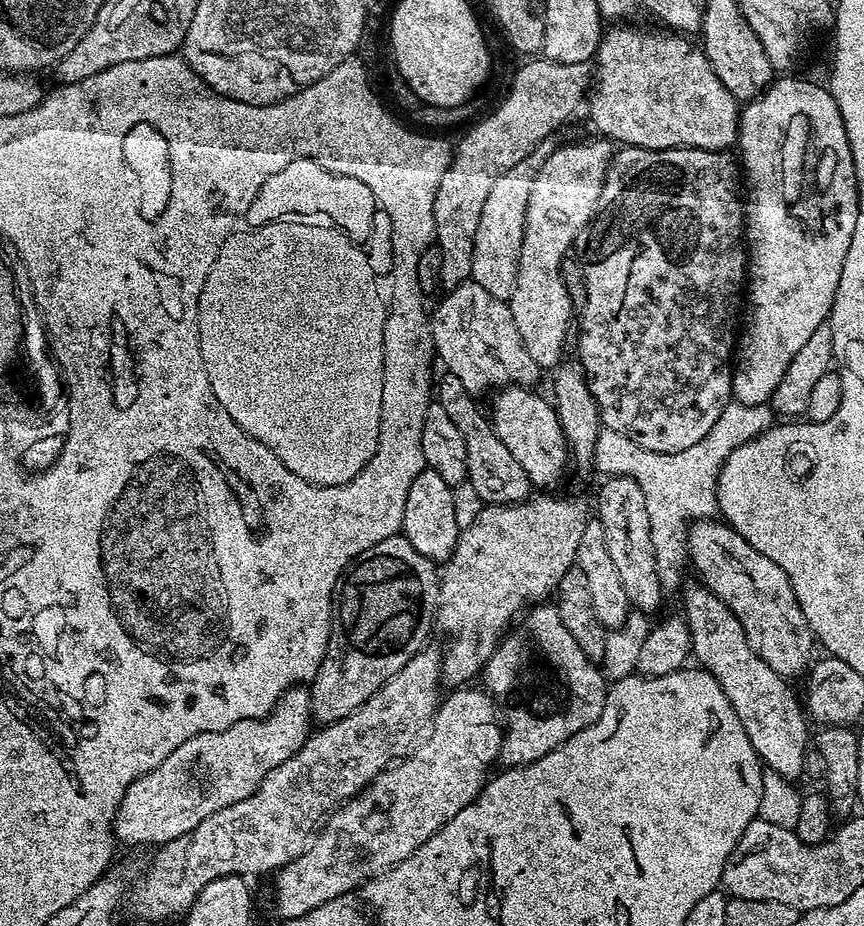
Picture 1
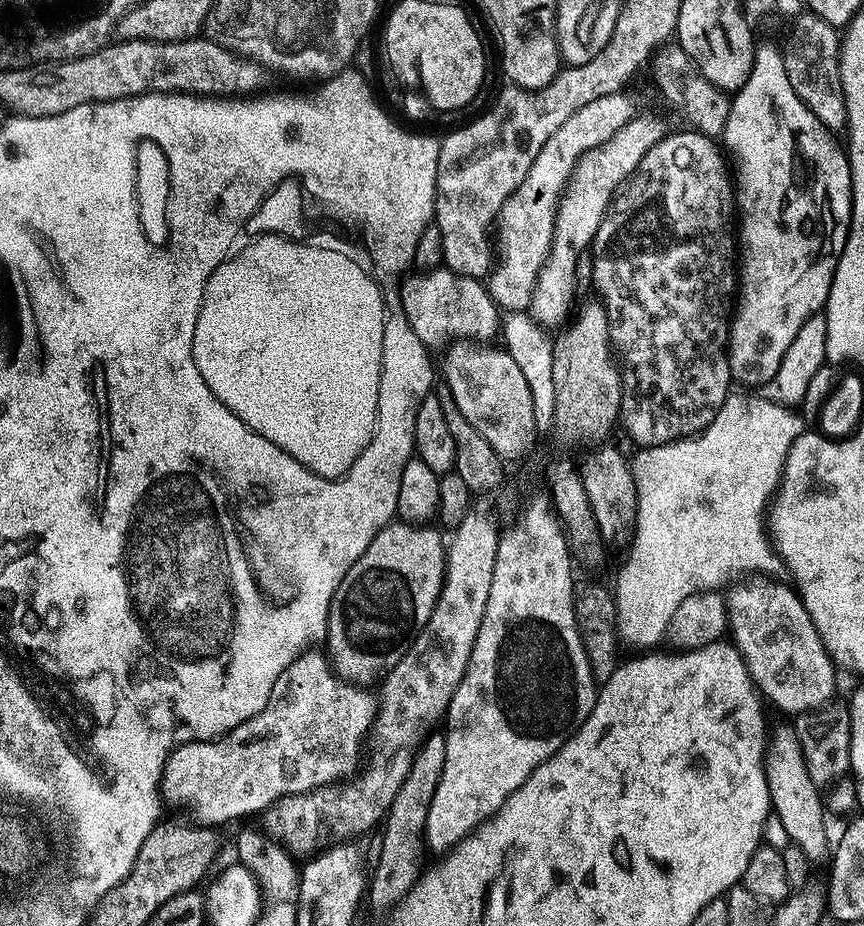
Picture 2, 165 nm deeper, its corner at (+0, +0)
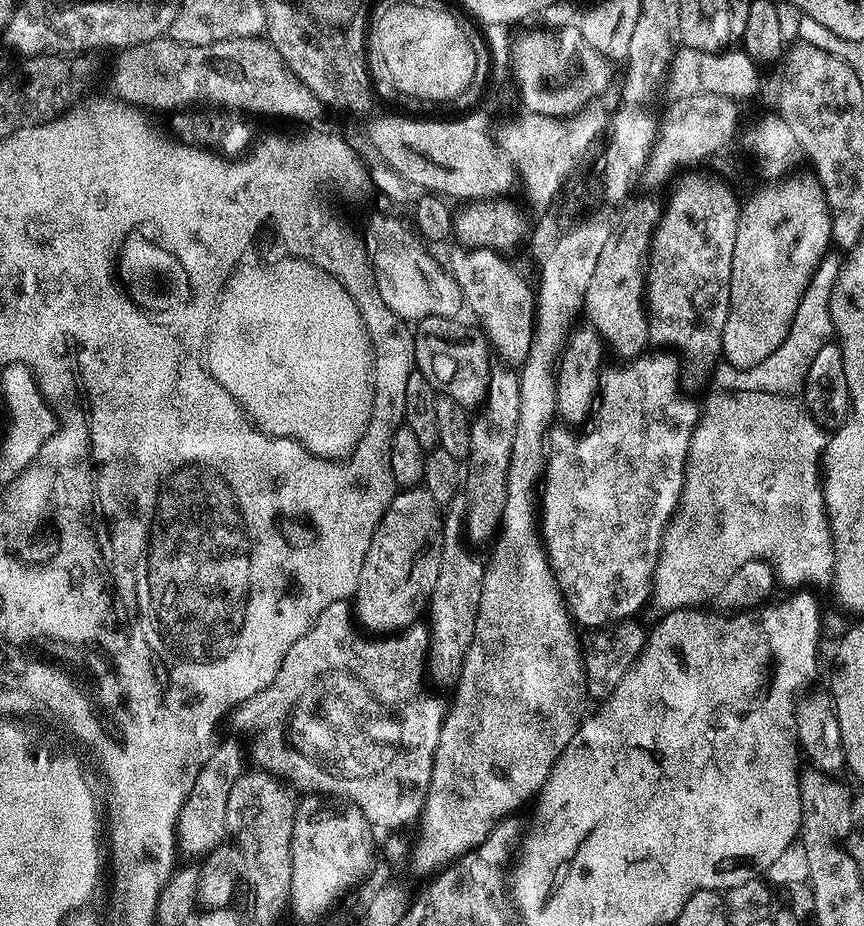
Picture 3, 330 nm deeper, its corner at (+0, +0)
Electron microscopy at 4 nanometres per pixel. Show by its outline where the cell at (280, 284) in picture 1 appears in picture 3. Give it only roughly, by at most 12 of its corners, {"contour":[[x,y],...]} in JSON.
{"contour":[[310,260],[237,267],[211,379],[267,436],[341,461],[372,339]]}

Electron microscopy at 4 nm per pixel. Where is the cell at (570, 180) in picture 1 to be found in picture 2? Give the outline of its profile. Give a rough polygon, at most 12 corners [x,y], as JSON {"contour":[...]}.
{"contour":[[641,111],[576,164],[530,314],[560,326],[578,254],[670,125]]}

